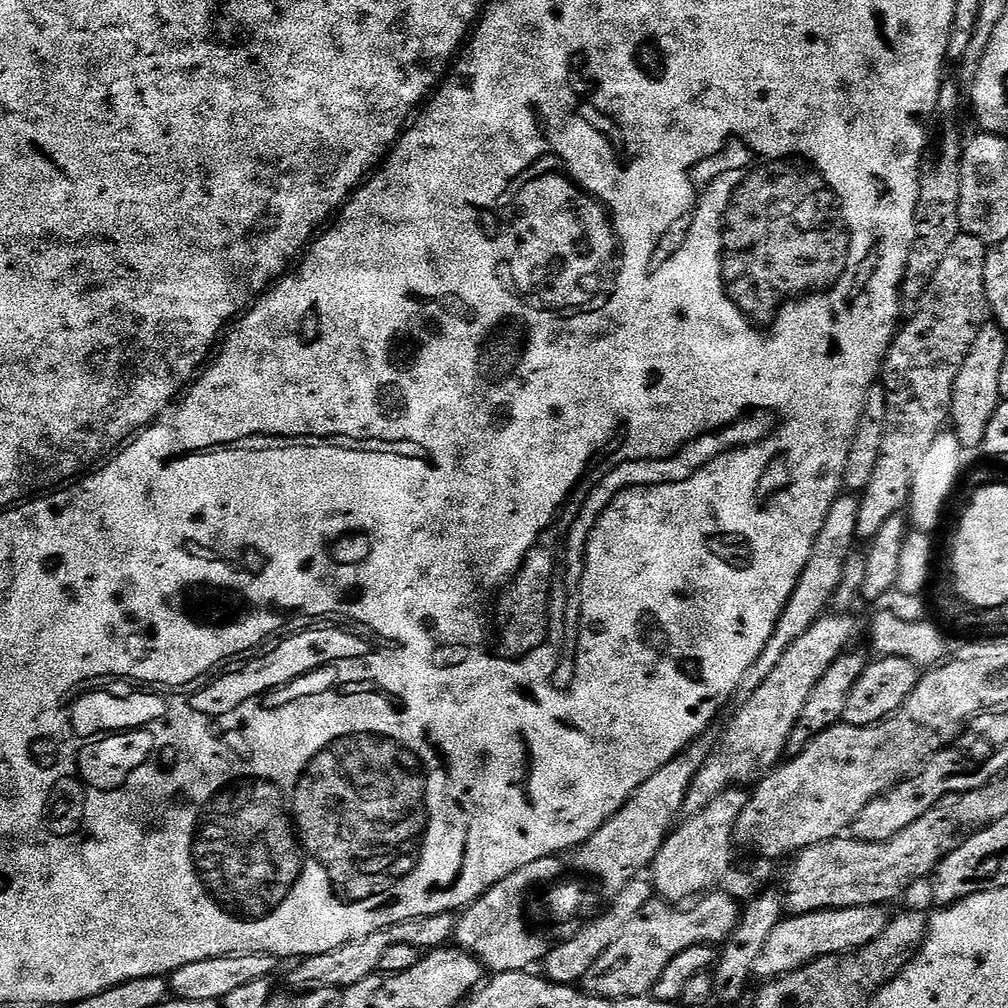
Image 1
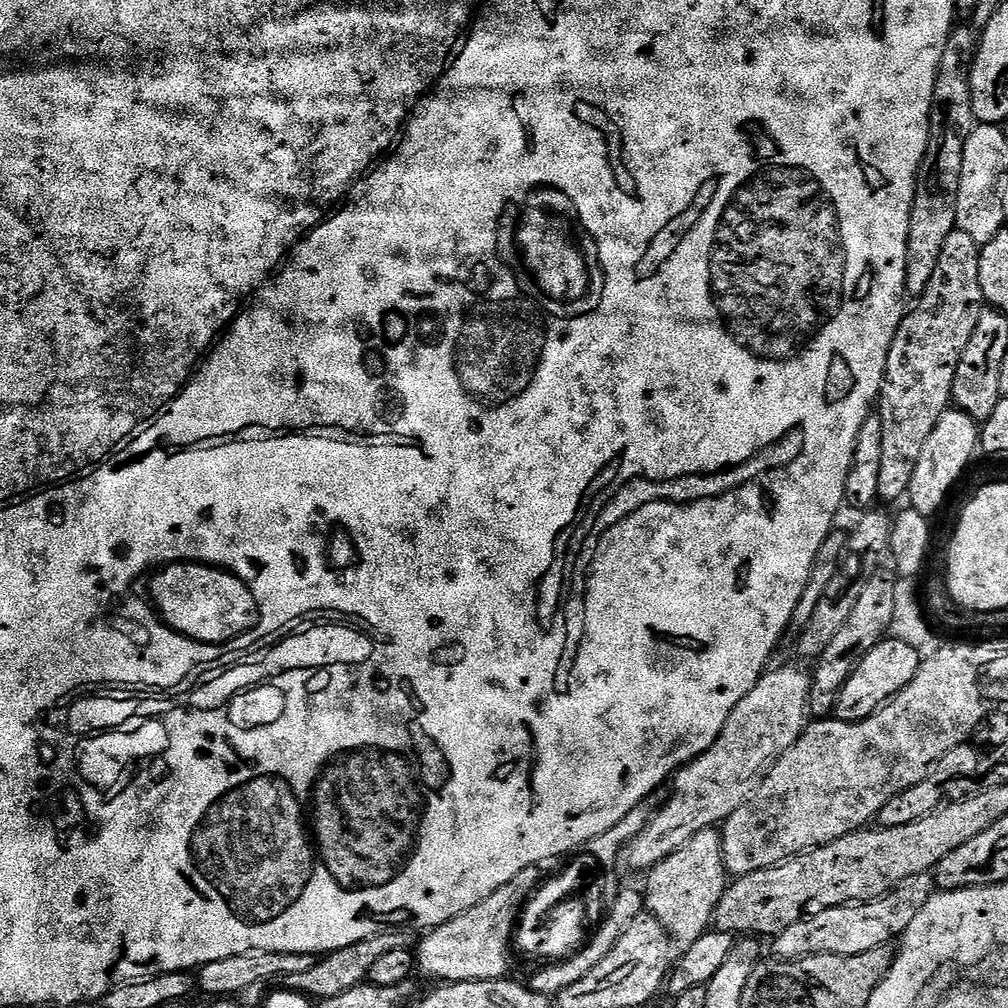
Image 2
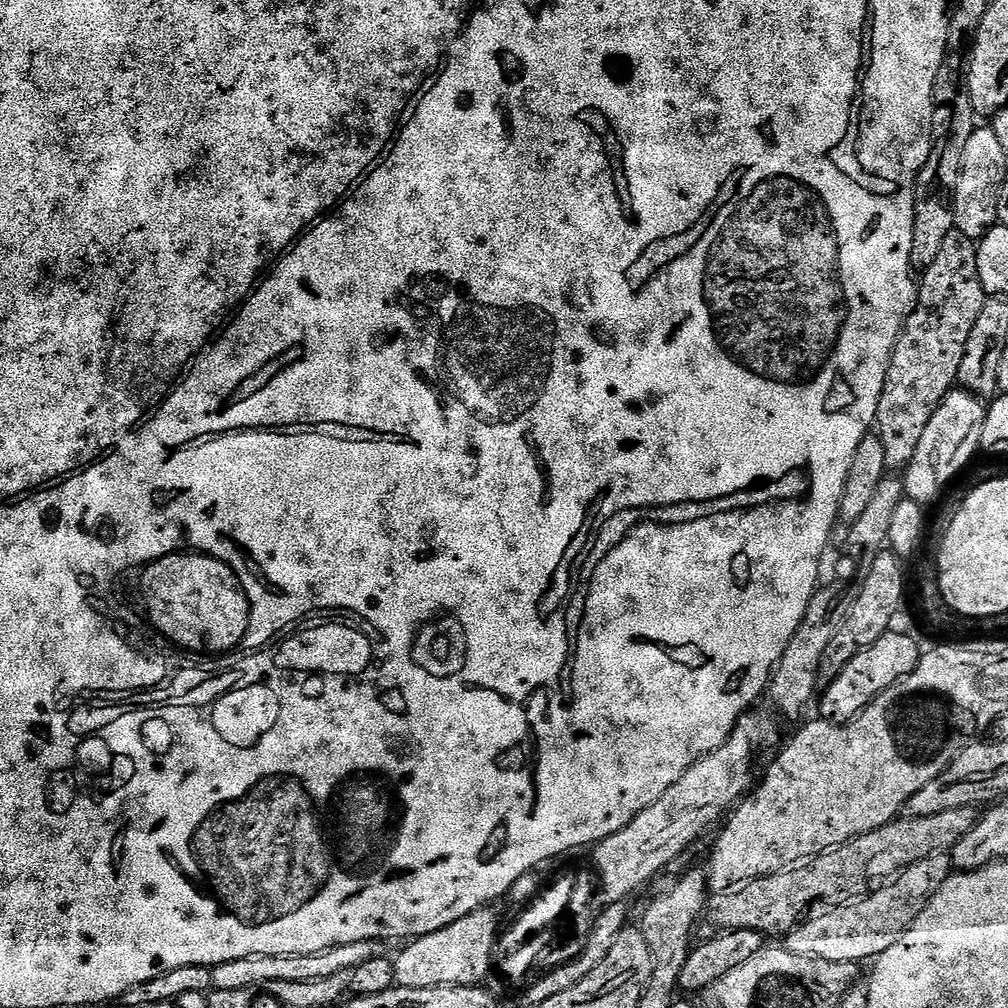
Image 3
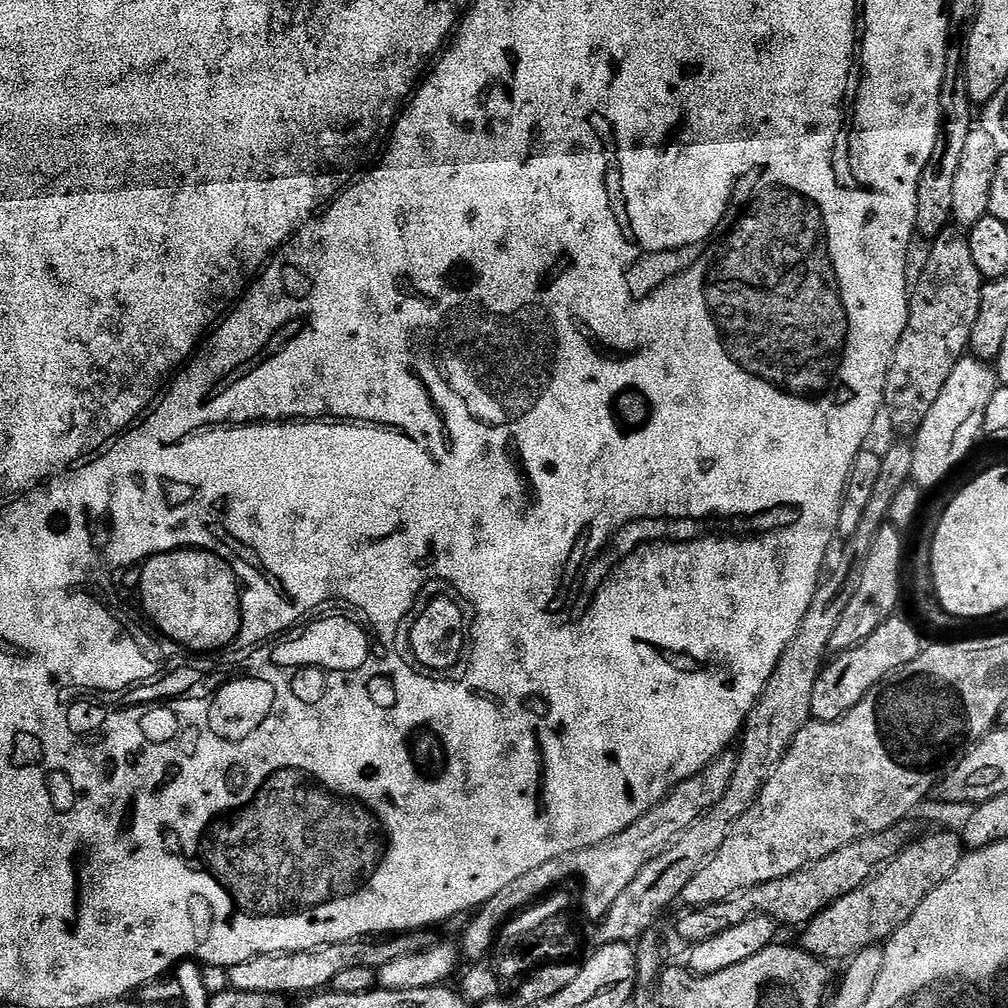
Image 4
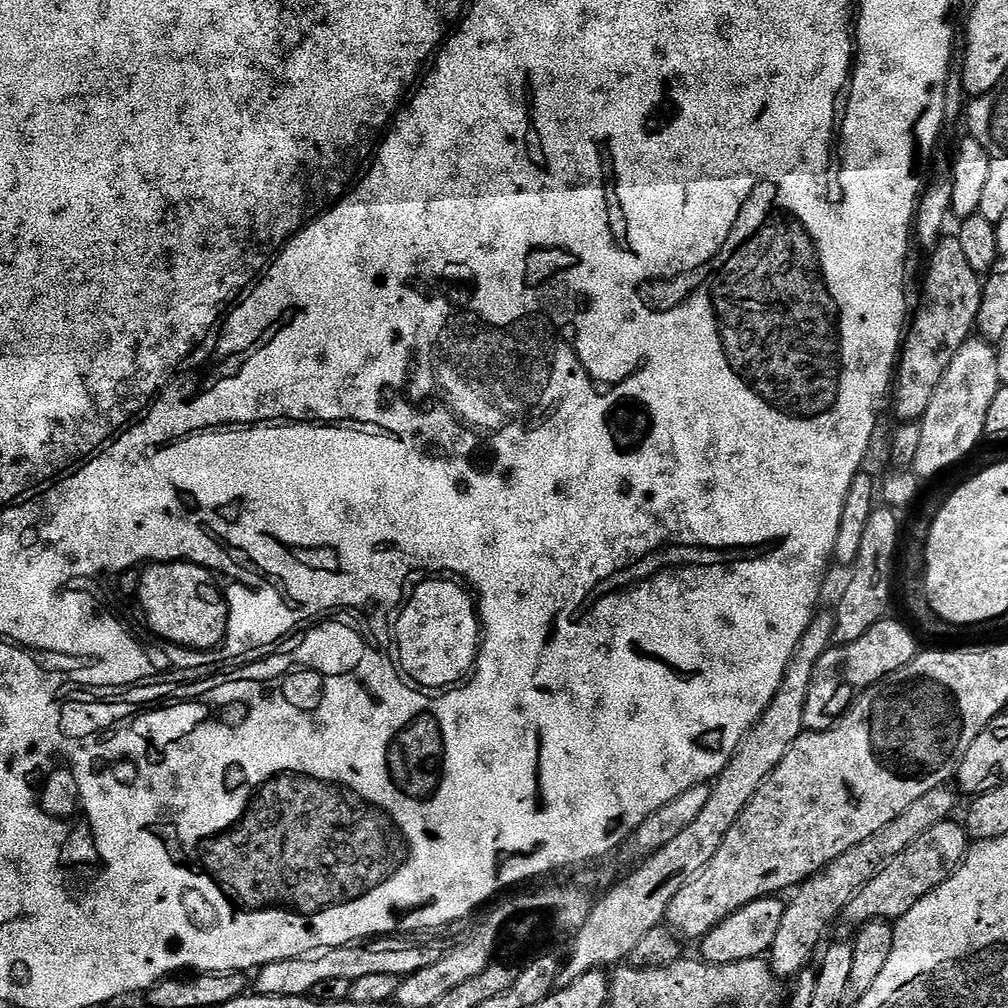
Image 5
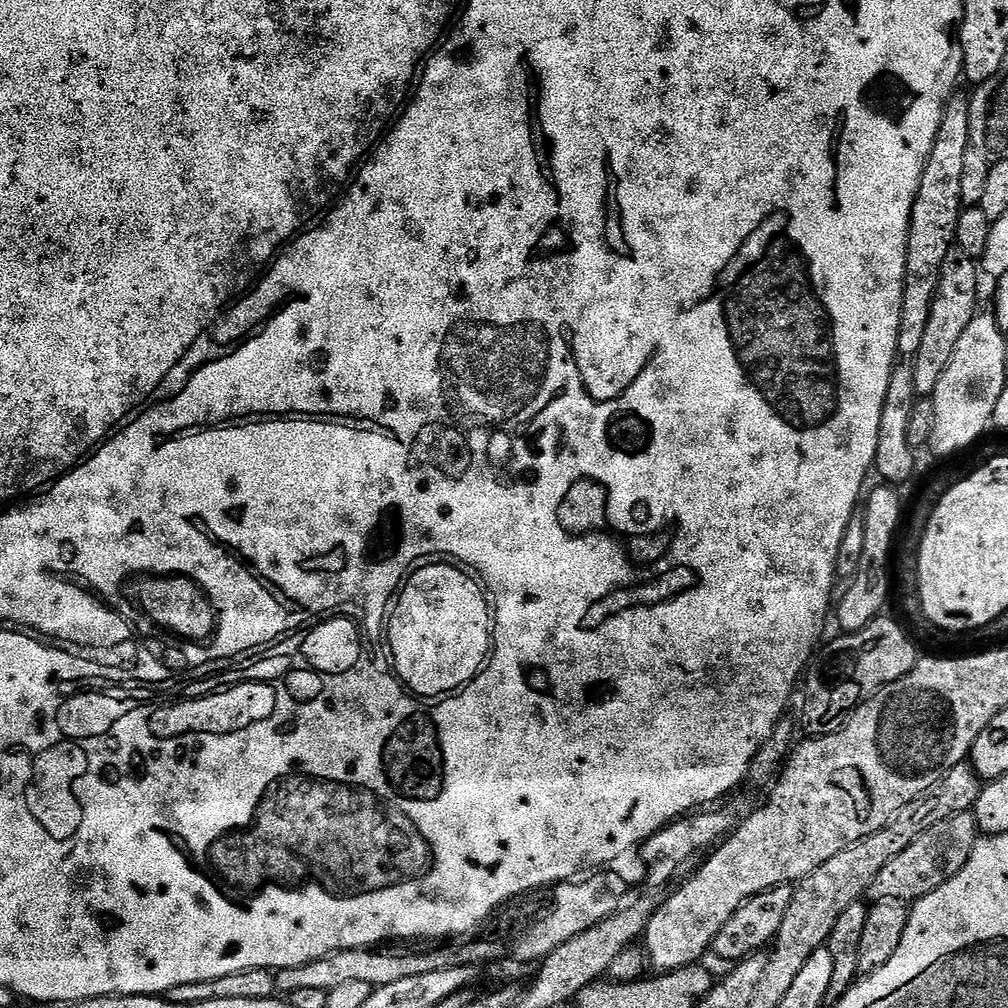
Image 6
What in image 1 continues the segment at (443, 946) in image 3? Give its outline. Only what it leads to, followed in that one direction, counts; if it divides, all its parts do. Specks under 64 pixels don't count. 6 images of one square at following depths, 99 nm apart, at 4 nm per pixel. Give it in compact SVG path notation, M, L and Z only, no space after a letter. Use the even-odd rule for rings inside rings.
M559 855L538 858L538 862L530 862L527 866L522 866L522 870L514 870L514 874L502 878L502 882L479 896L459 913L455 943L476 957L492 974L535 969L547 954L550 940L528 929L528 920L524 917L524 899L535 884L548 884L551 880L556 882L561 879L560 860Z

